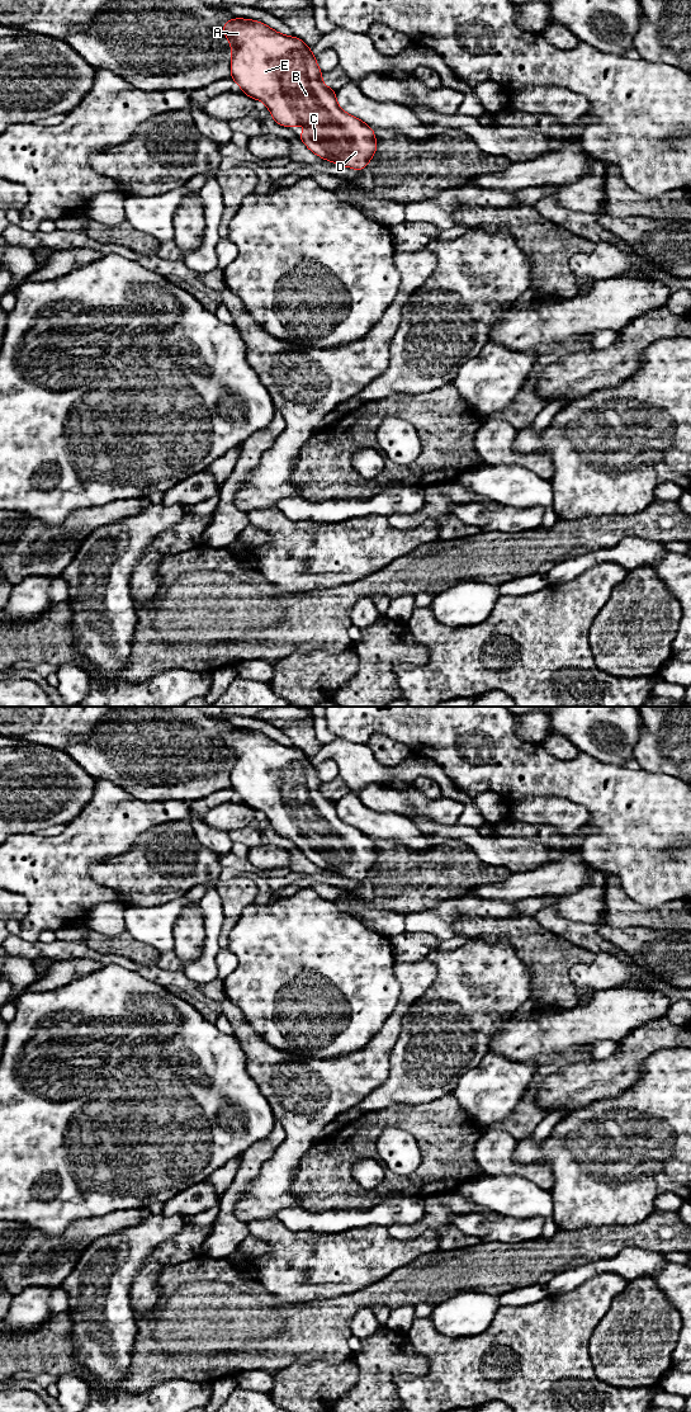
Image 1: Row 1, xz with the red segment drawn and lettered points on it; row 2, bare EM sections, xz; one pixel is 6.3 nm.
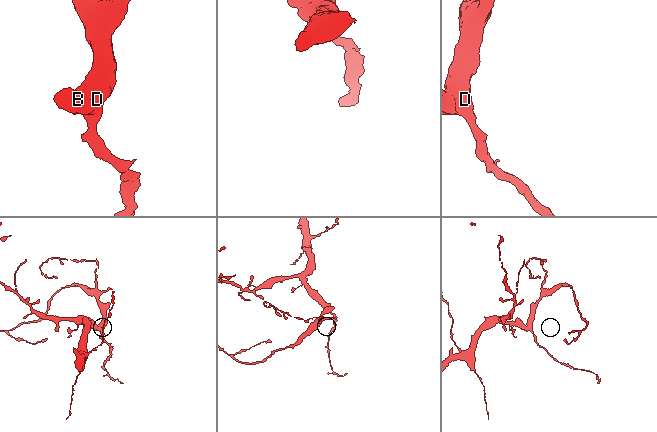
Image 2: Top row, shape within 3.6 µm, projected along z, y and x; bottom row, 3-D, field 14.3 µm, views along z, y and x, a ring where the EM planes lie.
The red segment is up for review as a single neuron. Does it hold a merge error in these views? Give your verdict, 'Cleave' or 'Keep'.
Keep

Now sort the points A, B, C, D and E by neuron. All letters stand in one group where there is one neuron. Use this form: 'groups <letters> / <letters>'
groups A B C D E

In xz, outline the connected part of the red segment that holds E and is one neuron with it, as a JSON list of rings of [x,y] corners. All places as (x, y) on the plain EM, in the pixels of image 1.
[[[241,728],[226,732],[222,741],[231,752],[231,789],[245,806],[264,812],[271,828],[283,837],[306,835],[298,849],[317,866],[358,882],[366,878],[378,858],[374,840],[337,816],[336,801],[322,793],[316,765],[300,748],[275,742],[262,732]]]

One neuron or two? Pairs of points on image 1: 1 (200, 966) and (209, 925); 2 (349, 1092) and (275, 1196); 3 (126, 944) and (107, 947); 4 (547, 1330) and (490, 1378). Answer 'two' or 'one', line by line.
1: one
2: one
3: one
4: one

